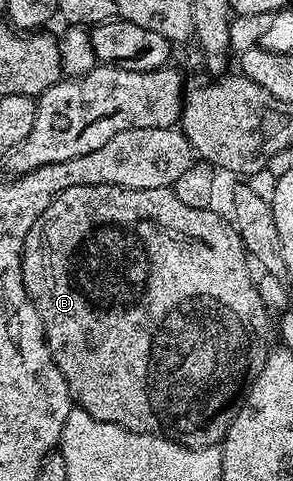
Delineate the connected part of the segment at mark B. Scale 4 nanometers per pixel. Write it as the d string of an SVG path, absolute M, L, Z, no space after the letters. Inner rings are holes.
M83 185L62 191L38 215L34 227L26 235L22 255L22 277L29 299L34 303L42 319L44 337L50 347L50 355L66 379L73 402L85 409L94 419L102 419L115 425L125 424L129 429L146 433L159 433L180 445L203 447L220 445L230 423L242 404L244 376L248 373L248 356L252 353L253 370L264 366L270 352L268 345L268 317L270 310L262 303L256 290L256 281L248 270L250 258L235 225L227 216L219 217L215 208L195 209L186 207L178 199L175 188L127 189L117 185Z

